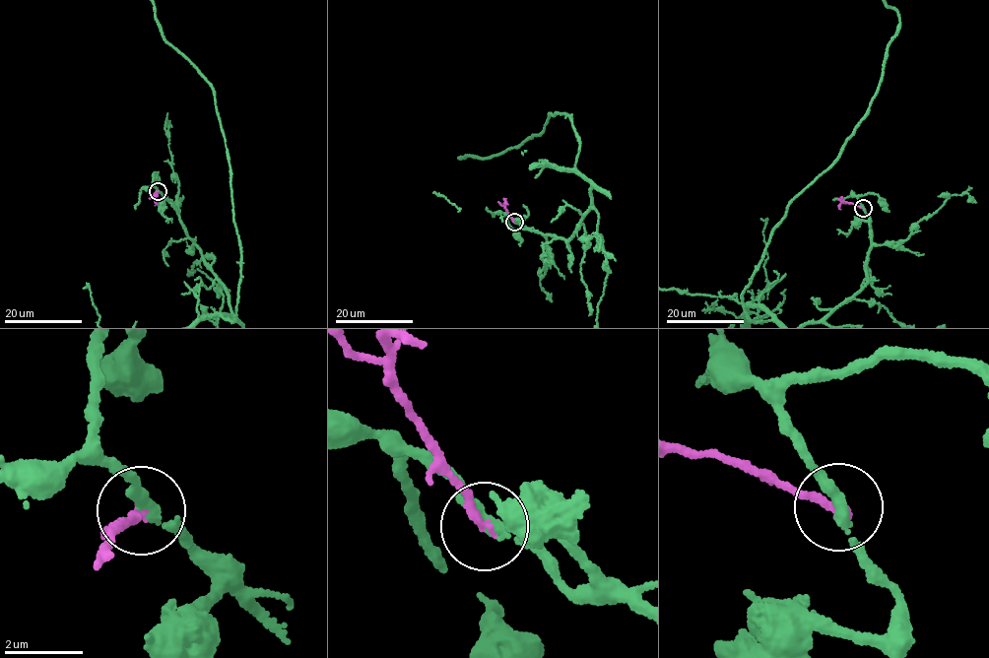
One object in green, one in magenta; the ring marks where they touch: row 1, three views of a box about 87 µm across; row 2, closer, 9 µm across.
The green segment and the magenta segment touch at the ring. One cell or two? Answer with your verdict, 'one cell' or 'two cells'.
one cell

